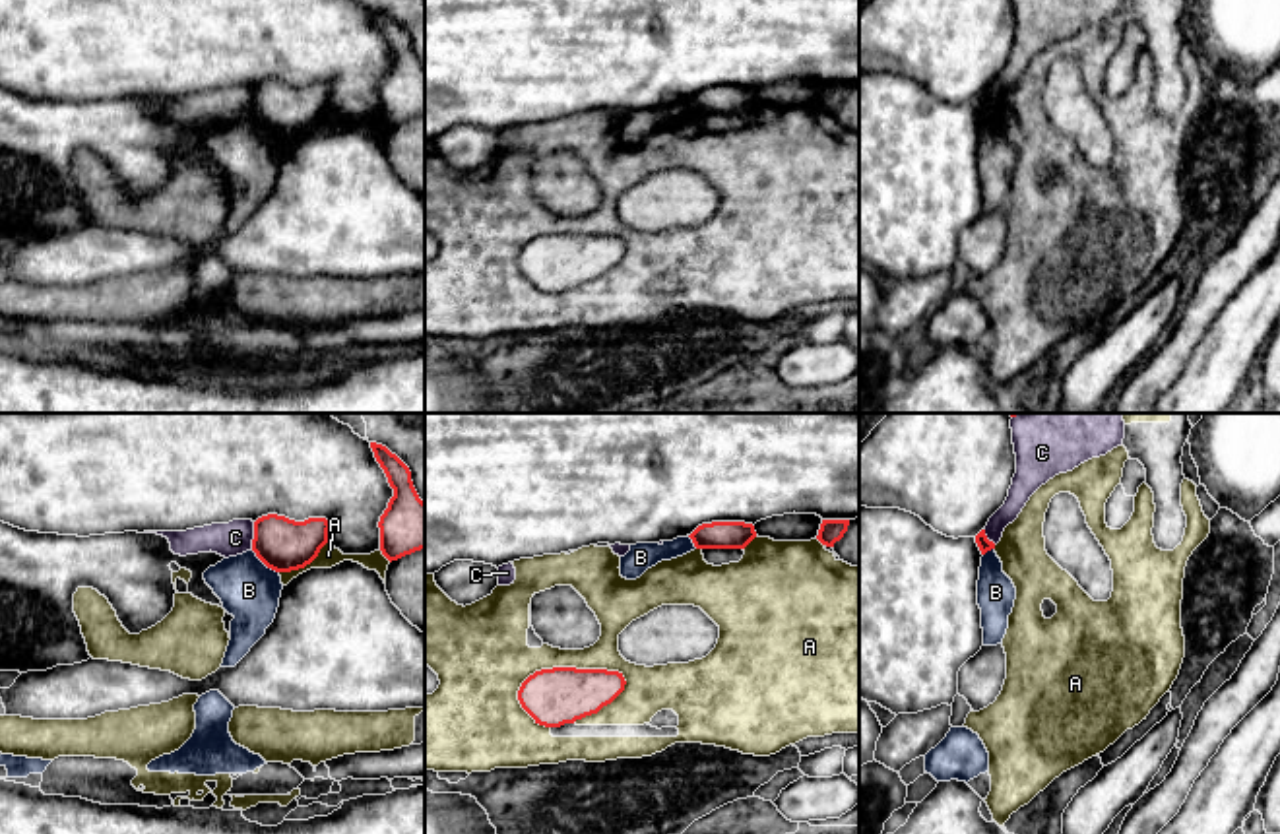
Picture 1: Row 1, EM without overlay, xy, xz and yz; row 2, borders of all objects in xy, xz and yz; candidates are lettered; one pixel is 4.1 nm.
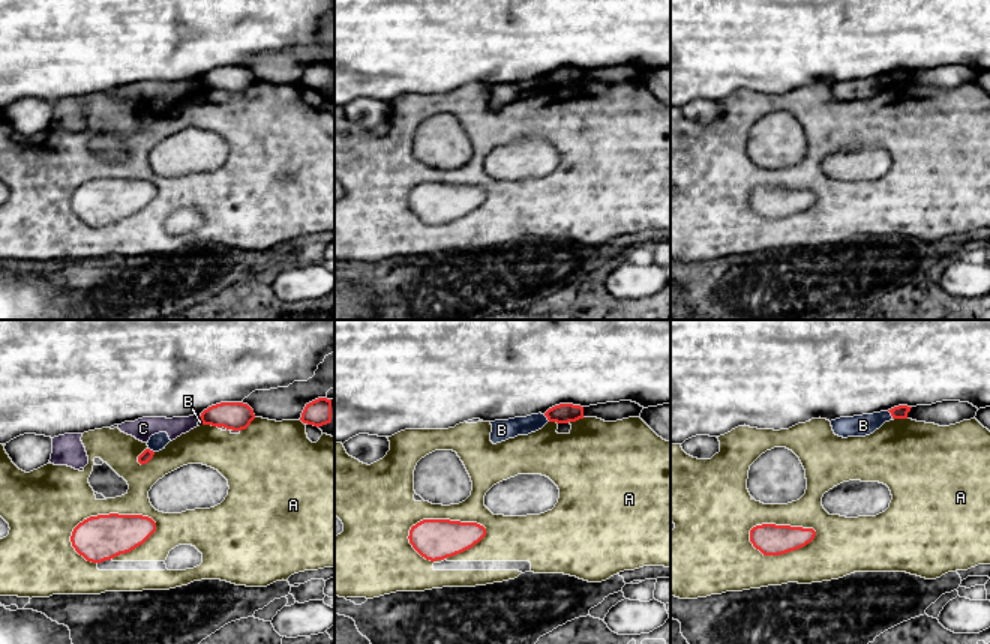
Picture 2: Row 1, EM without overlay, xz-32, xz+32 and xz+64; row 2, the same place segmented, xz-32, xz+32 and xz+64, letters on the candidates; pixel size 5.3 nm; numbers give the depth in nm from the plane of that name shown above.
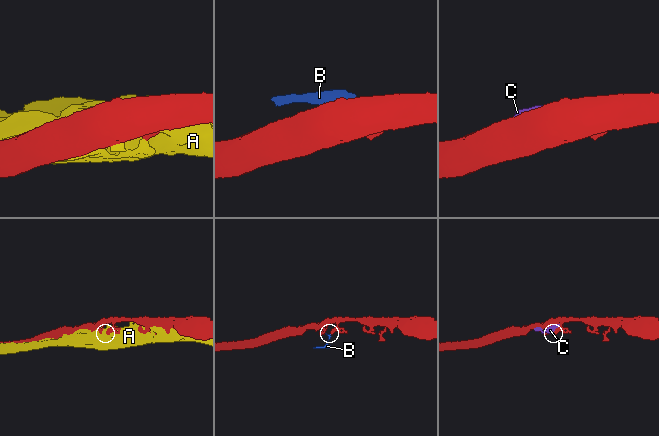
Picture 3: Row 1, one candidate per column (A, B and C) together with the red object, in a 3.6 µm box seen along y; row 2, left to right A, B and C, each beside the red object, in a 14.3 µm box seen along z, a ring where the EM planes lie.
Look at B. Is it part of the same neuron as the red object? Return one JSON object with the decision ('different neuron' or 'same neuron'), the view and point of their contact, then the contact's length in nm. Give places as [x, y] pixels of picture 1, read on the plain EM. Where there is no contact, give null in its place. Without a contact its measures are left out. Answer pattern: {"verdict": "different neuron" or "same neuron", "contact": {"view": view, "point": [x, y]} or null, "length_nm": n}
{"verdict": "different neuron", "contact": {"view": "xy", "point": [264, 128]}, "length_nm": 160}

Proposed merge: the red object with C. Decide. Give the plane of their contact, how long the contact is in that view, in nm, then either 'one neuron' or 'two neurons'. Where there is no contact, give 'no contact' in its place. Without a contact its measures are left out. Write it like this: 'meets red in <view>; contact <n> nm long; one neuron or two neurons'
meets red in xy; contact 110 nm long; two neurons

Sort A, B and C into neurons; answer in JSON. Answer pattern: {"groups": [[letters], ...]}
{"groups": [["A"], ["B"], ["C"]]}

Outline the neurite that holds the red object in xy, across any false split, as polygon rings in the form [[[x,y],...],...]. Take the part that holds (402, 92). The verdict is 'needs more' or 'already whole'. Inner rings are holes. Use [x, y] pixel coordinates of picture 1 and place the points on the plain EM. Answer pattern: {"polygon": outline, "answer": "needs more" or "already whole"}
{"polygon": [[[370,8],[394,62],[380,81],[380,116],[392,128],[425,114],[425,68],[419,64],[409,33],[386,12]]], "answer": "already whole"}

